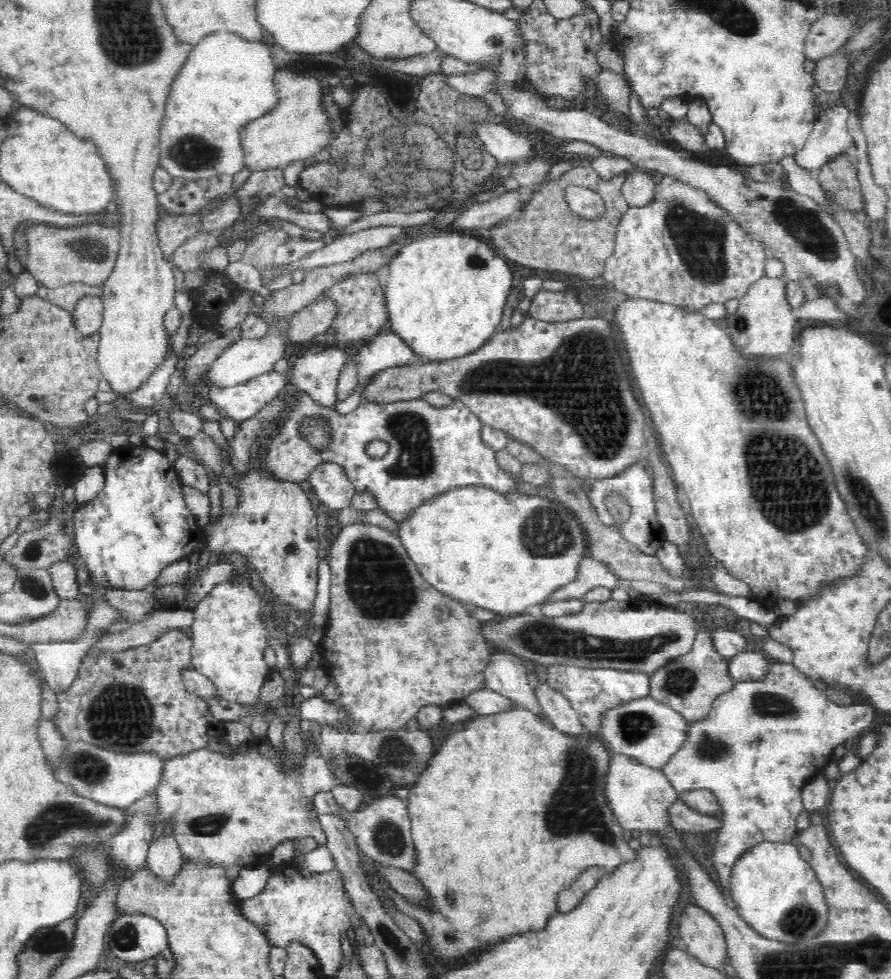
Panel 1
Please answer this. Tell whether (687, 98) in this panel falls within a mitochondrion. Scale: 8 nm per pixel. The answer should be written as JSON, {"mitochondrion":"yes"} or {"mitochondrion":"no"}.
{"mitochondrion":"no"}

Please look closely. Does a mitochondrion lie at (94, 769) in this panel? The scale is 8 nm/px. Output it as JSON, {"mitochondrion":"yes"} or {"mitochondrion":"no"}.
{"mitochondrion":"yes"}

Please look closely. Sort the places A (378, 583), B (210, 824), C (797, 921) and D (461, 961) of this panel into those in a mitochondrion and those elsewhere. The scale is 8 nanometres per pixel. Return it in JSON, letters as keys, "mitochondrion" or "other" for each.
{"A":"mitochondrion","B":"mitochondrion","C":"mitochondrion","D":"other"}

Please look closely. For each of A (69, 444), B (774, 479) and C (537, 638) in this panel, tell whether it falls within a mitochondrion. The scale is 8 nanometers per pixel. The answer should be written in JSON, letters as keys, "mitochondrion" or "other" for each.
{"A":"other","B":"mitochondrion","C":"mitochondrion"}

